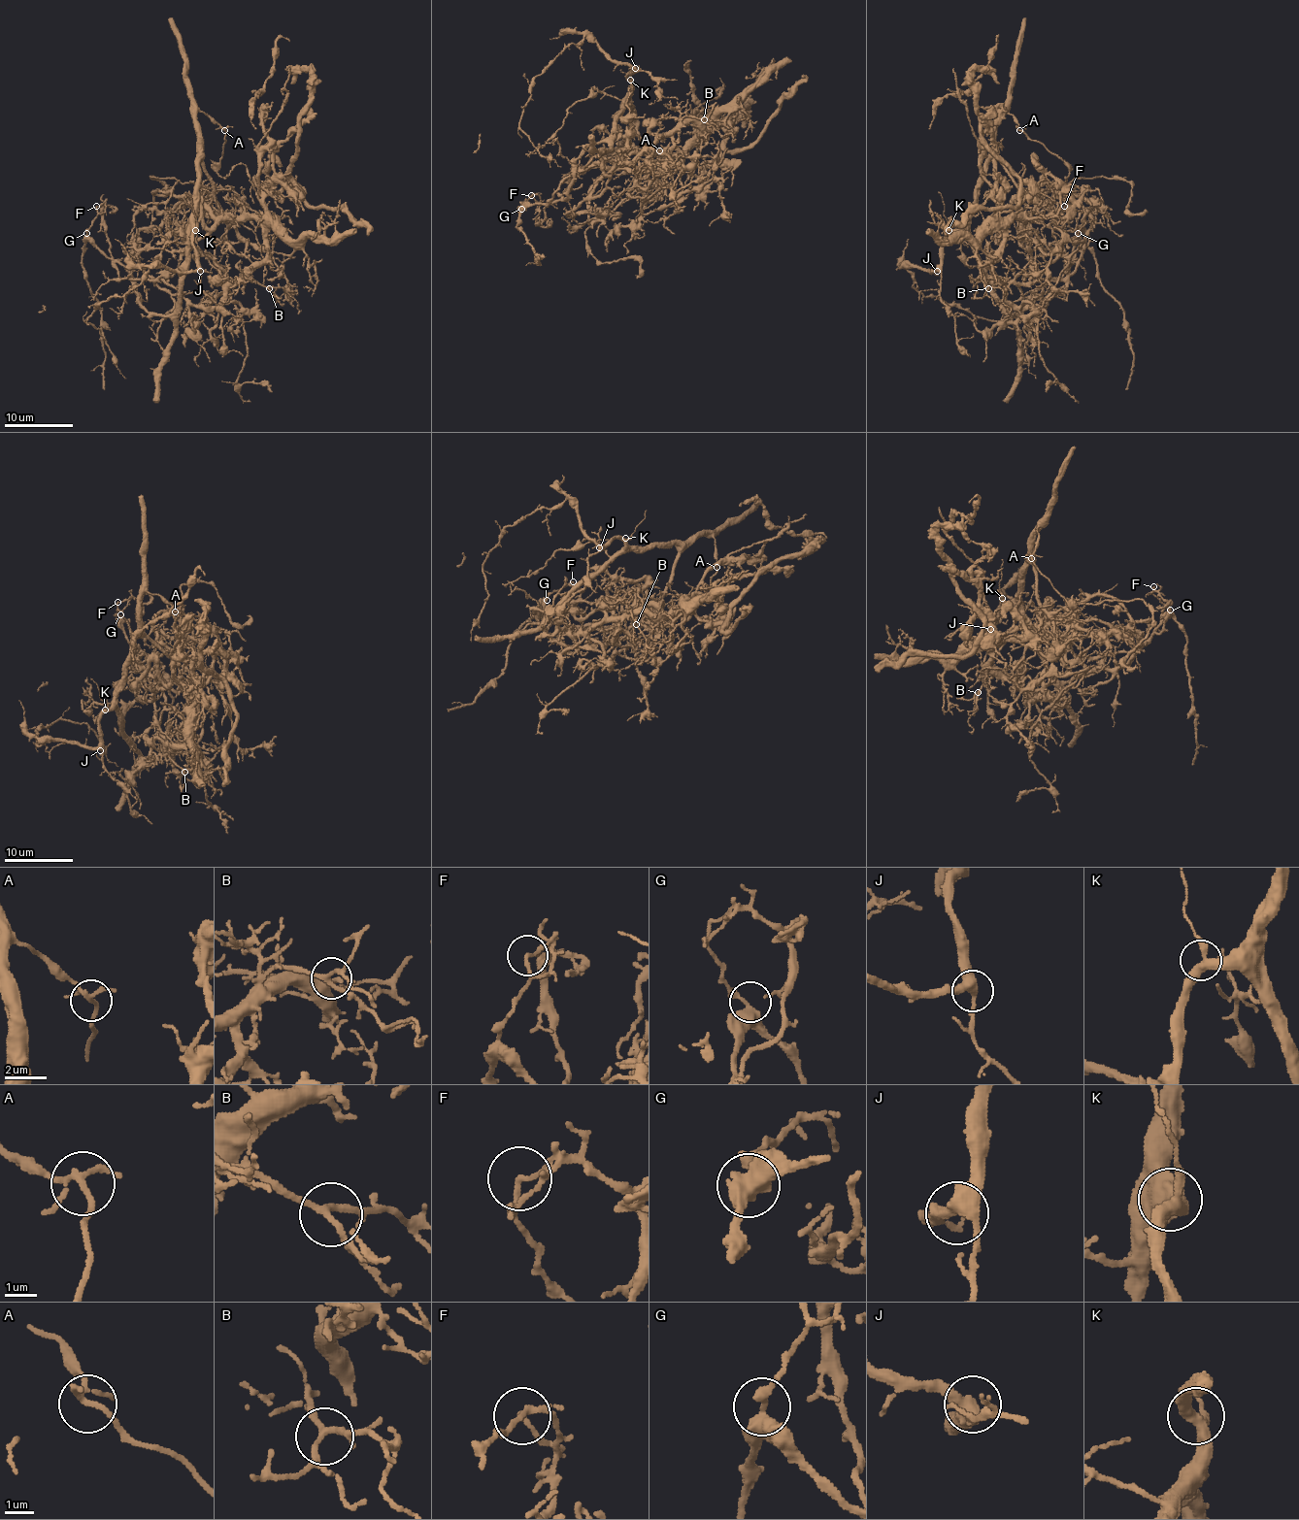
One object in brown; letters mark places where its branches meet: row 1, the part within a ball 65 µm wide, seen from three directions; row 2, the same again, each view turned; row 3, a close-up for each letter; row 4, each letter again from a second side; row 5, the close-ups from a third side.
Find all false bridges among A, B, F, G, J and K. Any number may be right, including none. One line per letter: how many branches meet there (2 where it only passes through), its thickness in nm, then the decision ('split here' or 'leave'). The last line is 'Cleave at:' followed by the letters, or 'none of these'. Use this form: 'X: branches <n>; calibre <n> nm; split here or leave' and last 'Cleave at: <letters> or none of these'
A: branches 4; calibre 180 nm; leave
B: branches 3; calibre 200 nm; leave
F: branches 3; calibre 120 nm; split here
G: branches 3; calibre 360 nm; leave
J: branches 3; calibre 400 nm; leave
K: branches 3; calibre 360 nm; leave
Cleave at: F

